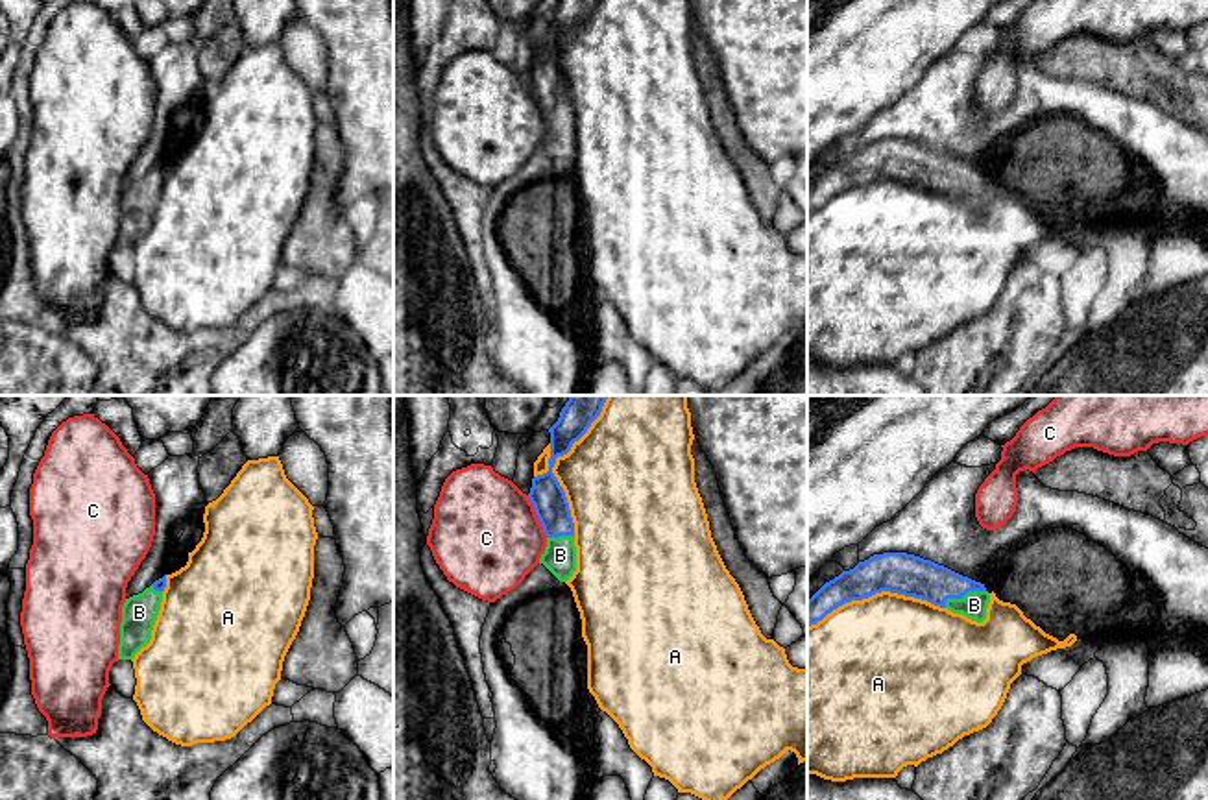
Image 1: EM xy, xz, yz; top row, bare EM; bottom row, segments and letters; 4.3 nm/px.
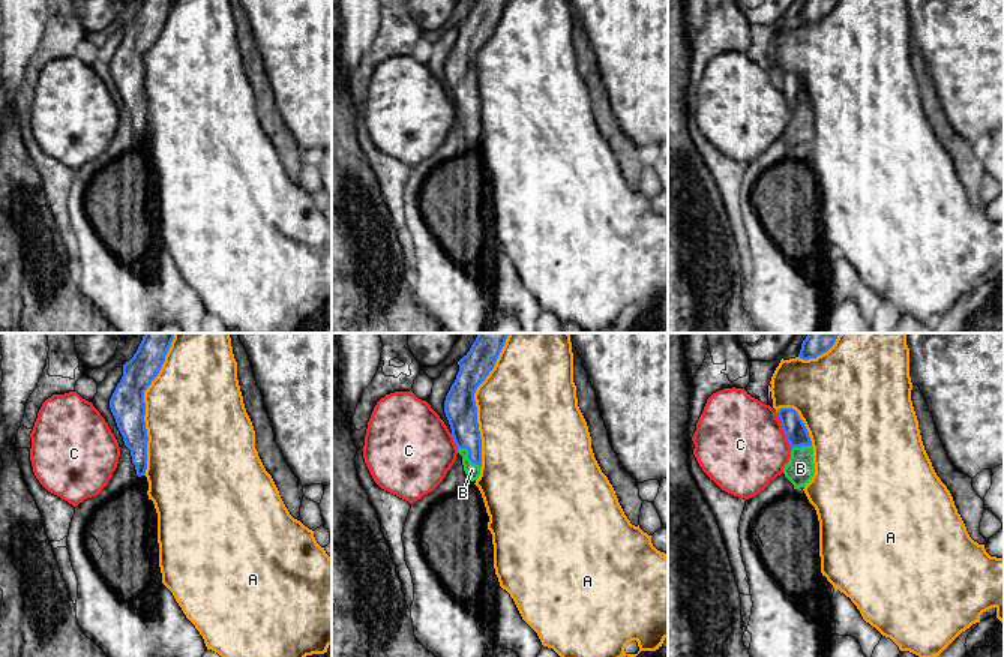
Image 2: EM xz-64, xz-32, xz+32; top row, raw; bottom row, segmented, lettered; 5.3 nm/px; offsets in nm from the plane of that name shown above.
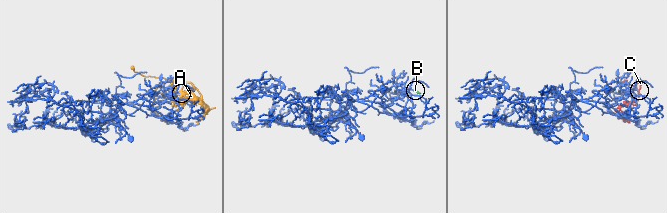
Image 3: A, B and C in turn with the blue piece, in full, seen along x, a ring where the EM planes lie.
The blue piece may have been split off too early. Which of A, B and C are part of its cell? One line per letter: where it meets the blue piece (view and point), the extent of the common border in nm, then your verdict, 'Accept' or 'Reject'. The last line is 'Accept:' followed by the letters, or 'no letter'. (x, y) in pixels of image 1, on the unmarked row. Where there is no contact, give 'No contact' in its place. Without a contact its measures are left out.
A: Touches blue at xz (553, 60). Shared border 550 nm. Reject
B: Touches blue at yz (963, 181). Shared border 200 nm. Accept
C: Touches blue at xz (536, 100). Shared border 200 nm. Reject
Accept: B

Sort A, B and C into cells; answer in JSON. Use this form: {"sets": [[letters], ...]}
{"sets": [["A"], ["B"], ["C"]]}

